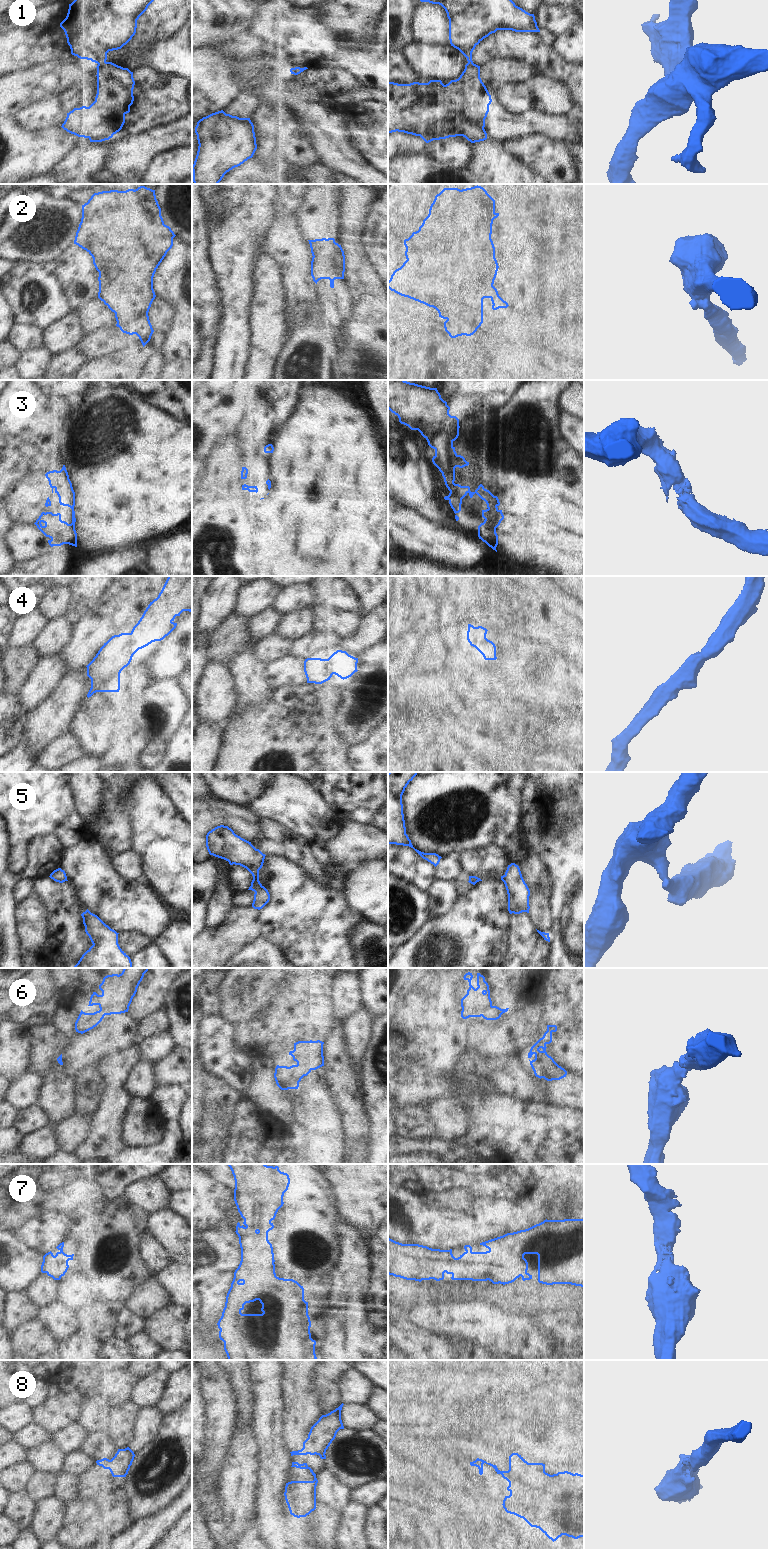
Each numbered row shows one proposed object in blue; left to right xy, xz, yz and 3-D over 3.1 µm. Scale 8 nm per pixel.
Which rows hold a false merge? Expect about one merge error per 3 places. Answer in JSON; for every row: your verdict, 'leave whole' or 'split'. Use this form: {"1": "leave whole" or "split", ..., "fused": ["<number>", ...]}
{"1": "split", "2": "split", "3": "leave whole", "4": "leave whole", "5": "split", "6": "leave whole", "7": "leave whole", "8": "leave whole", "fused": ["1", "2", "5"]}

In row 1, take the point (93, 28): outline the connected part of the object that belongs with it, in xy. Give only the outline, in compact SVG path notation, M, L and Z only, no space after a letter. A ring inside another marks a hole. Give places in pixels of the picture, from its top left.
M74 0L69 4L66 18L60 23L64 30L71 54L80 59L91 60L98 65L107 60L109 51L121 49L136 33L137 20L154 0Z

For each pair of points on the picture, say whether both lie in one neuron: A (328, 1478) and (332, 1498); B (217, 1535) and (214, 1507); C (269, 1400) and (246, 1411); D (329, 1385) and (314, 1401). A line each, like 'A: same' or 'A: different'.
A: same
B: same
C: different
D: different

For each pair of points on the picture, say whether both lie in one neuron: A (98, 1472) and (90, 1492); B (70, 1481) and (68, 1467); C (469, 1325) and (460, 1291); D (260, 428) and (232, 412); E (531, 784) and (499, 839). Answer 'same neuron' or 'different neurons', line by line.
A: same neuron
B: different neurons
C: different neurons
D: different neurons
E: different neurons

